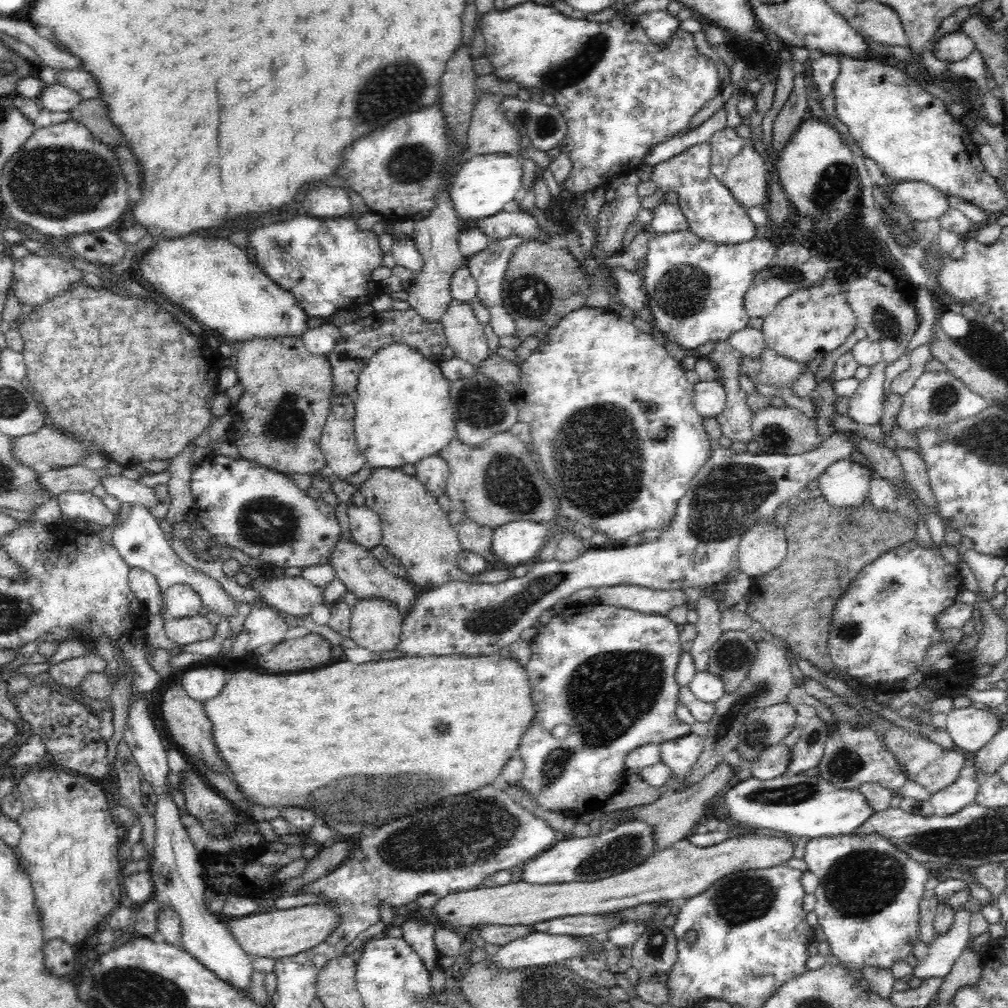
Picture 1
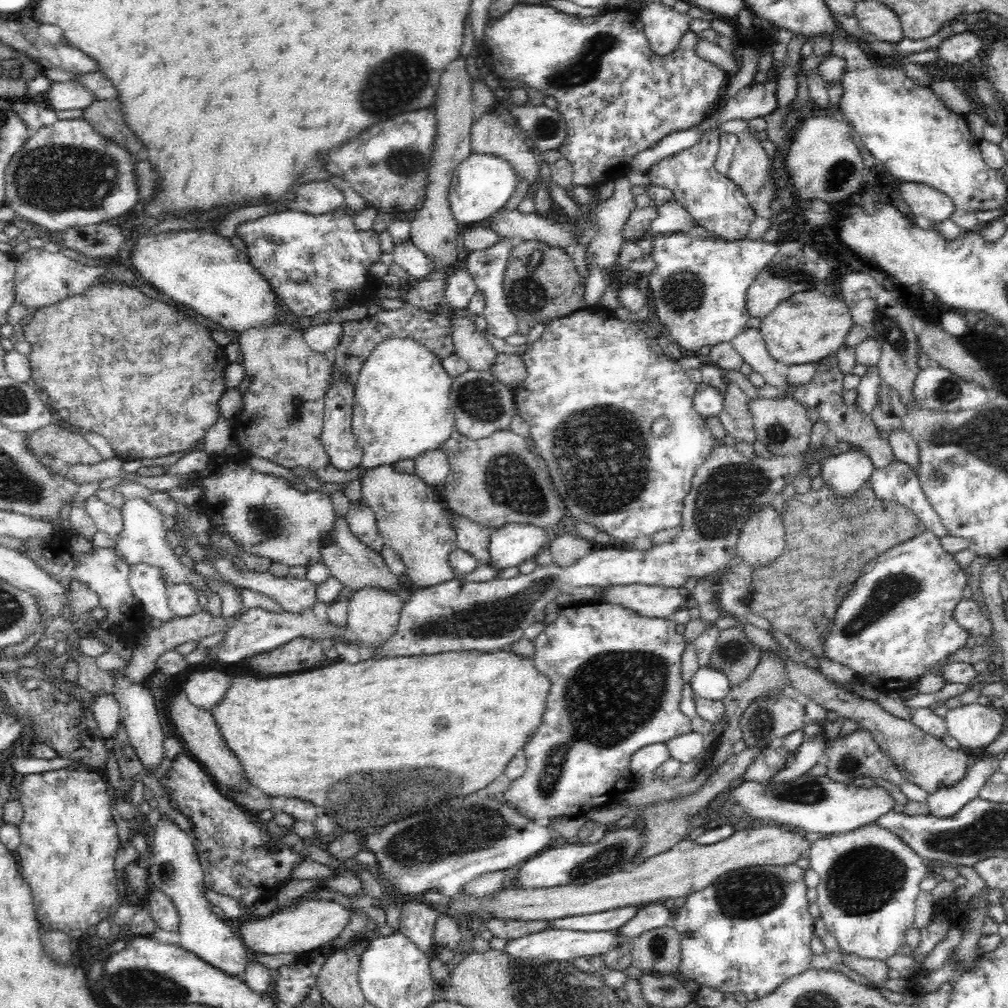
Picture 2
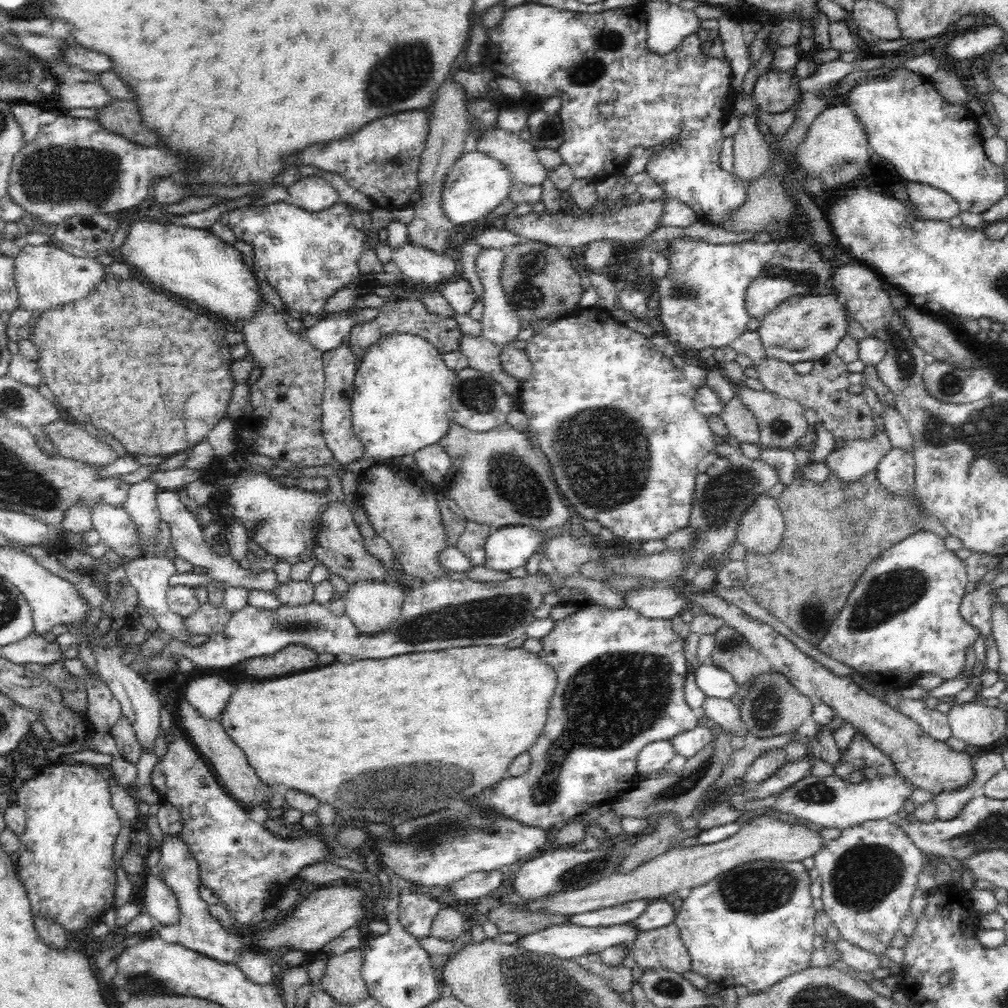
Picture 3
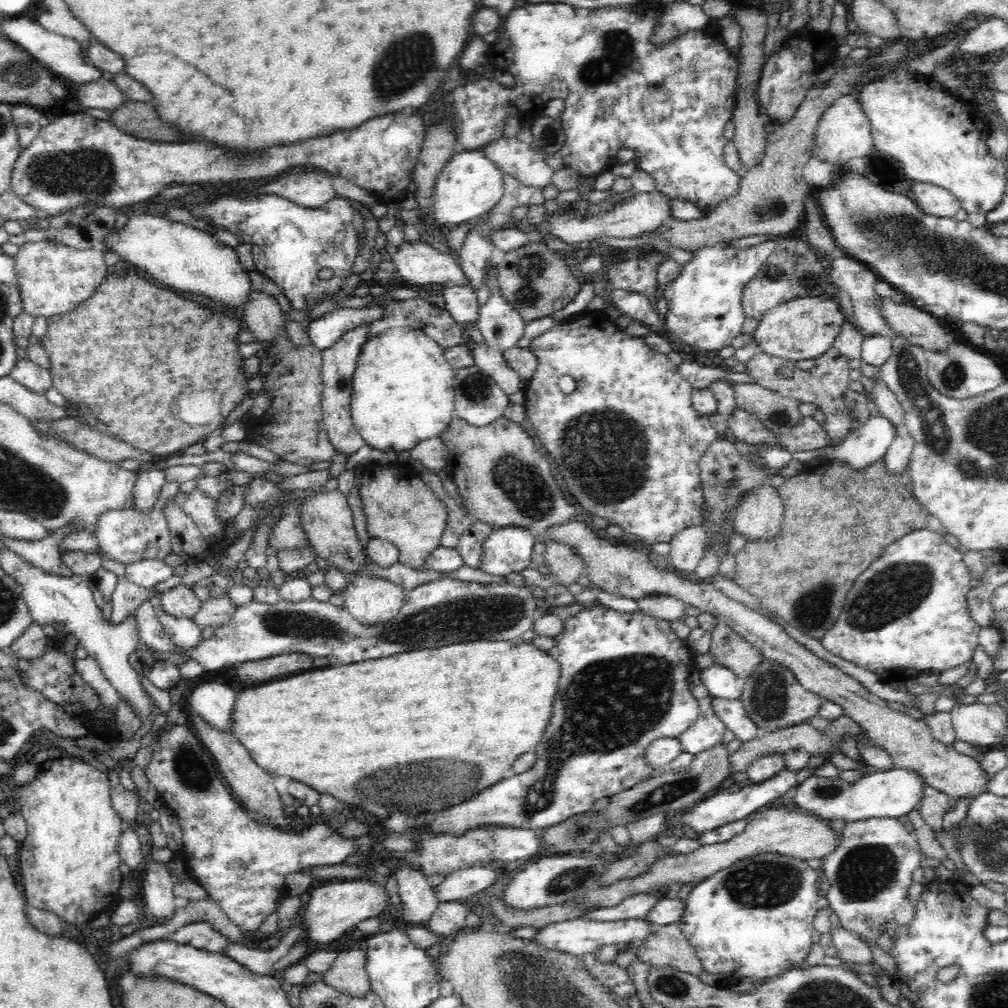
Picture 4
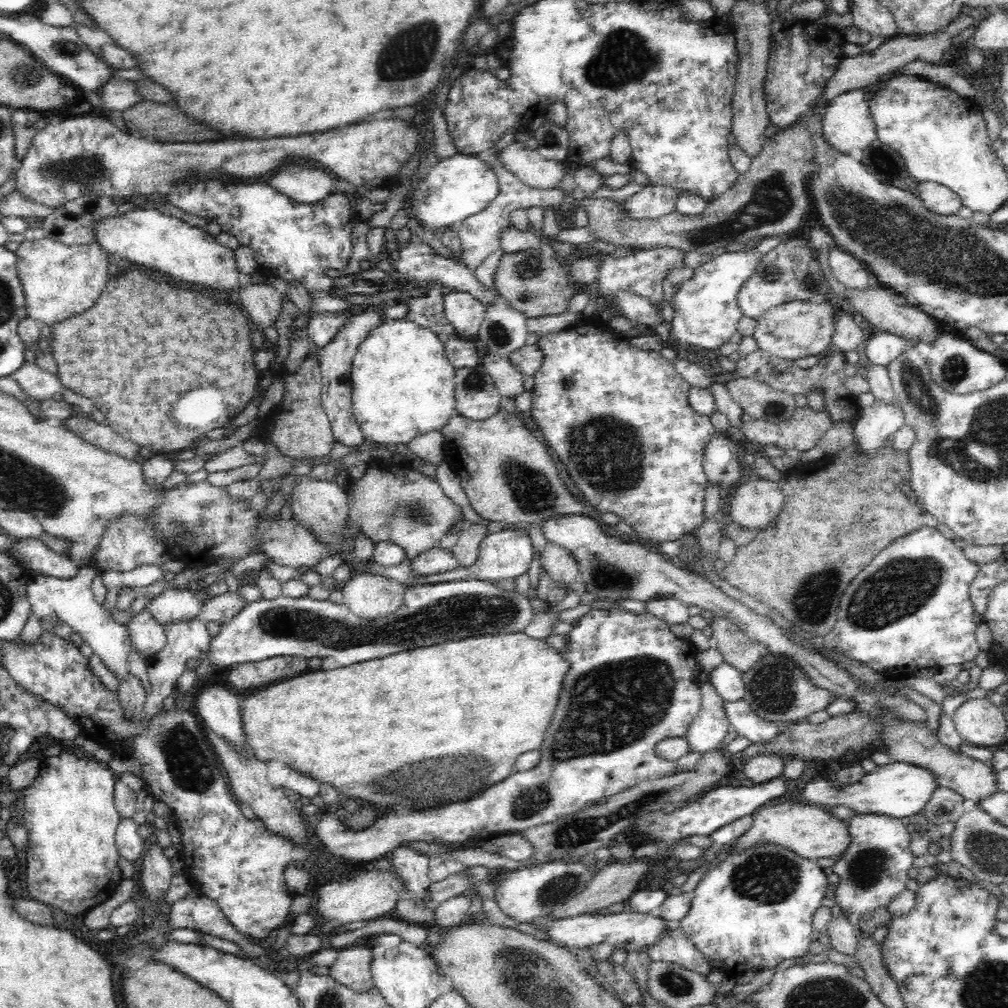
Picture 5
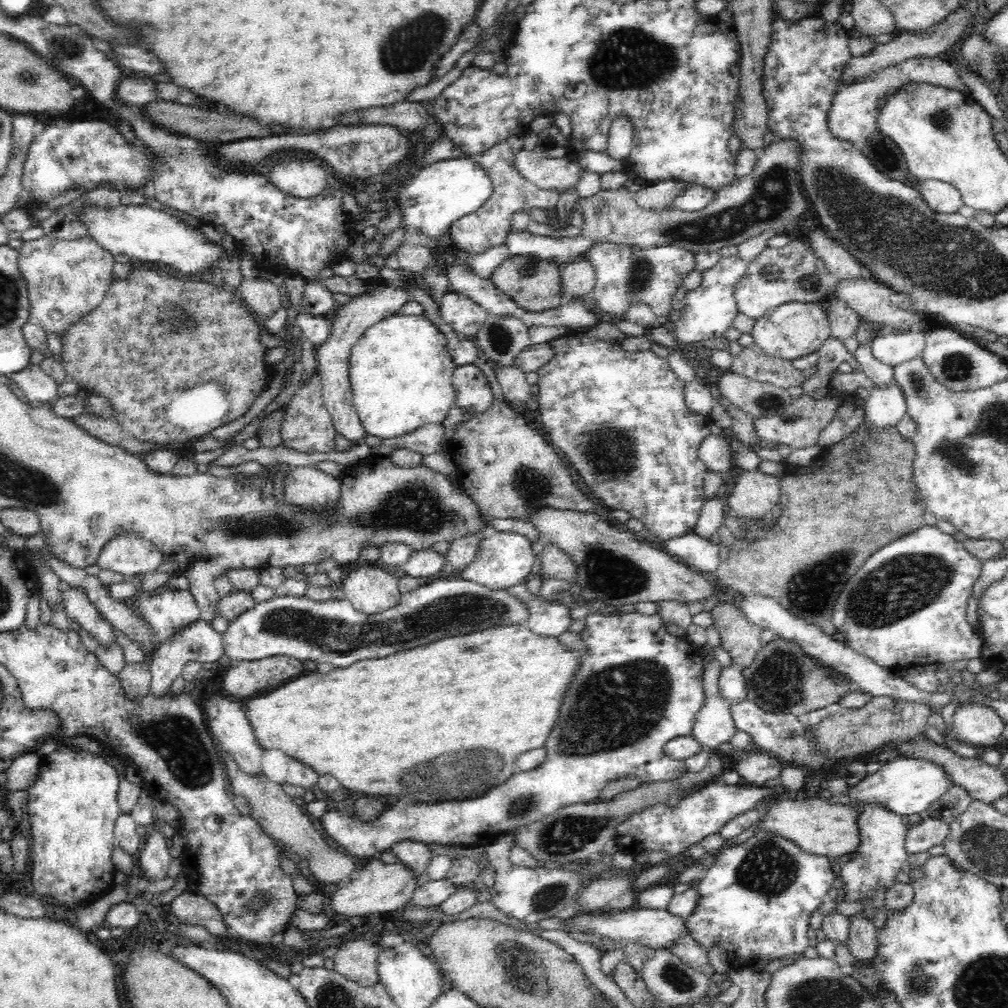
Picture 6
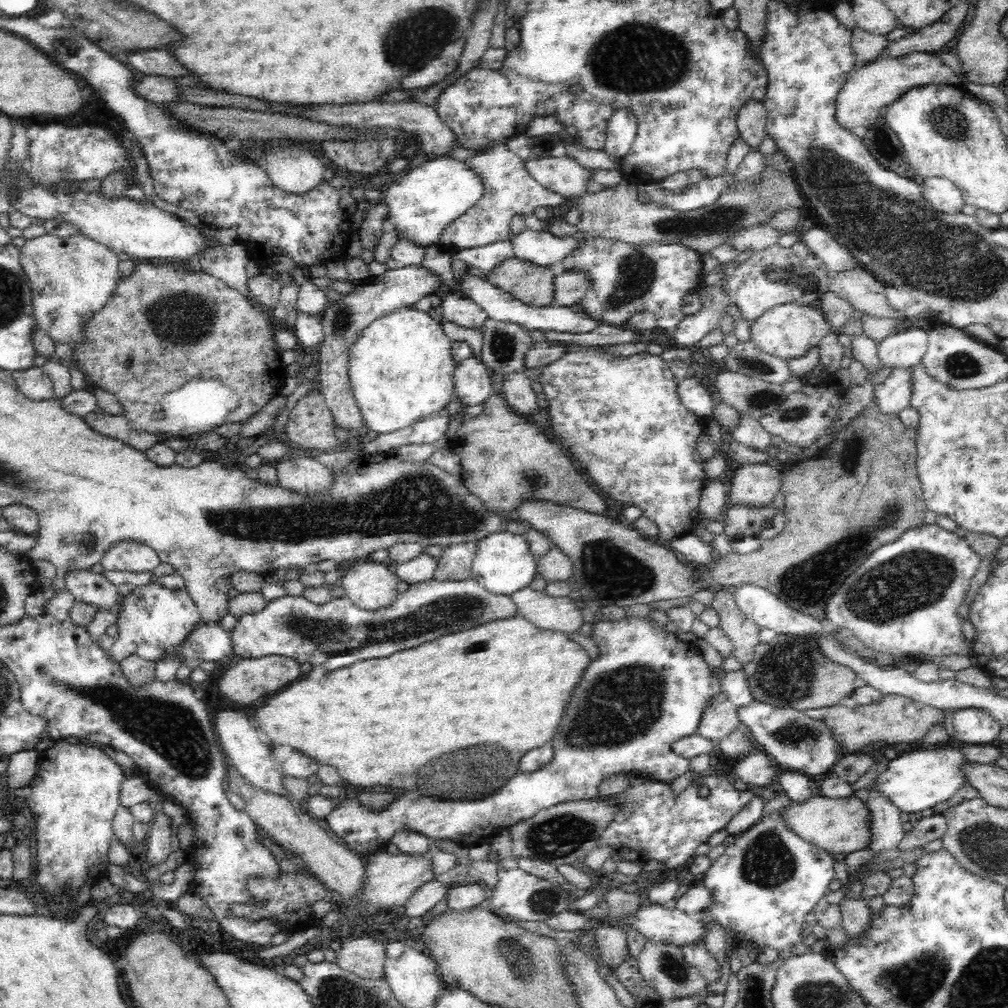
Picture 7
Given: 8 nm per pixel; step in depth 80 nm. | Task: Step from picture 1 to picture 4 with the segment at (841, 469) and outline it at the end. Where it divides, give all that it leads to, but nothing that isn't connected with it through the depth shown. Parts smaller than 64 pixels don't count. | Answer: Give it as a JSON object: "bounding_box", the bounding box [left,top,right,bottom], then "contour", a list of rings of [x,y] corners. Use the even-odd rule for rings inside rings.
{"bounding_box":[822,412,898,470],"contour":[[[881,412],[870,416],[866,423],[860,423],[841,443],[834,443],[835,448],[822,448],[827,461],[845,460],[855,470],[860,470],[887,454],[891,442],[898,436],[897,426]]]}

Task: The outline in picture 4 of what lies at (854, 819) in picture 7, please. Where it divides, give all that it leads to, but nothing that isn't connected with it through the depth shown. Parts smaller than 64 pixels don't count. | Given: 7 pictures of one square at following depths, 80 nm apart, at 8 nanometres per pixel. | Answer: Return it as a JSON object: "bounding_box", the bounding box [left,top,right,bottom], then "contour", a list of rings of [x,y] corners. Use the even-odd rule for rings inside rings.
{"bounding_box":[577,807,841,908],"contour":[[[786,807],[764,808],[758,812],[746,828],[737,834],[732,840],[725,843],[700,845],[693,853],[680,855],[672,853],[662,854],[656,862],[653,862],[648,870],[641,872],[633,879],[612,884],[608,888],[600,888],[578,895],[577,900],[591,908],[612,908],[626,898],[634,894],[661,894],[668,893],[668,886],[672,882],[678,884],[692,884],[703,879],[710,878],[715,871],[728,867],[738,859],[746,858],[747,855],[758,854],[759,851],[777,851],[778,854],[789,855],[790,858],[798,858],[806,861],[810,858],[822,858],[832,853],[841,844],[840,836],[836,836],[830,830],[828,819],[812,811],[798,809],[791,810]]]}

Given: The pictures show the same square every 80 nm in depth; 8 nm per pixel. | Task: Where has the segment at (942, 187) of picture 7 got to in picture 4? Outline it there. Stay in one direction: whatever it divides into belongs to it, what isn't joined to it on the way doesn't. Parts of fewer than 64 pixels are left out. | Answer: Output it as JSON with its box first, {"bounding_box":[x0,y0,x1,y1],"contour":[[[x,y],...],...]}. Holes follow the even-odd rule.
{"bounding_box":[912,184,961,218],"contour":[[[912,184],[914,198],[926,214],[939,218],[953,218],[961,209],[960,201],[949,190],[934,184]]]}

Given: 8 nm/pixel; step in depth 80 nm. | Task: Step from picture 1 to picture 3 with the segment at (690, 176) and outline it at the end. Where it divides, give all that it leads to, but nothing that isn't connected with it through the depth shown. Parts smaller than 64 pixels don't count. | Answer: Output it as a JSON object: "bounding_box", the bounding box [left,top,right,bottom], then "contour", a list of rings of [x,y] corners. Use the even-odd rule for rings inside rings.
{"bounding_box":[486,3,746,223],"contour":[[[539,3],[520,4],[515,8],[507,10],[502,18],[493,29],[486,29],[488,42],[486,42],[487,62],[486,66],[490,70],[502,77],[518,80],[521,88],[528,92],[528,96],[538,98],[538,100],[547,100],[552,96],[558,96],[561,100],[561,109],[559,115],[564,127],[564,142],[560,144],[557,151],[561,154],[563,162],[573,170],[574,178],[588,180],[590,182],[600,182],[604,178],[612,175],[620,175],[622,168],[626,166],[632,154],[635,154],[641,148],[651,150],[648,162],[646,162],[646,174],[659,184],[664,190],[664,198],[676,199],[687,204],[696,212],[700,222],[722,223],[723,219],[730,214],[735,207],[742,206],[746,202],[746,183],[736,178],[731,171],[724,170],[719,163],[719,154],[724,142],[724,132],[721,131],[725,121],[729,118],[729,112],[732,110],[732,67],[726,60],[718,58],[708,58],[700,52],[700,40],[696,32],[686,35],[682,42],[670,50],[668,54],[656,54],[649,49],[647,45],[647,26],[646,12],[643,3],[637,3],[626,8],[615,10],[606,10],[598,14],[576,14],[573,11],[560,10],[552,6],[542,6]]]}

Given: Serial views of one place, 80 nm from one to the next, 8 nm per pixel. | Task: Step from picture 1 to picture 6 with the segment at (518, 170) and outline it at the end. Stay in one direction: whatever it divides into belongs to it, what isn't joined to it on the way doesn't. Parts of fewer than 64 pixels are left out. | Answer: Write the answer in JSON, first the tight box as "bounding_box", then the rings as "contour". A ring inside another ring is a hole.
{"bounding_box":[398,157,491,238],"contour":[[[470,157],[443,159],[420,167],[418,176],[398,190],[398,206],[404,214],[404,224],[414,226],[428,238],[444,235],[460,218],[478,210],[491,196],[491,182],[486,170],[479,168]]]}

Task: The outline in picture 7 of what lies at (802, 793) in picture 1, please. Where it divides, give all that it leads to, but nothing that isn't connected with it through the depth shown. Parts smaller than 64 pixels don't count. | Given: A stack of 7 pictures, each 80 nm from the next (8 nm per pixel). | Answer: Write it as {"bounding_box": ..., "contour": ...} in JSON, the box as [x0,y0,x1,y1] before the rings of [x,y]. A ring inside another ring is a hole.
{"bounding_box":[869,742,970,812],"contour":[[[957,742],[922,746],[890,760],[887,768],[877,774],[869,790],[879,790],[900,812],[920,812],[948,800],[958,788],[966,785],[964,768],[970,763]]]}

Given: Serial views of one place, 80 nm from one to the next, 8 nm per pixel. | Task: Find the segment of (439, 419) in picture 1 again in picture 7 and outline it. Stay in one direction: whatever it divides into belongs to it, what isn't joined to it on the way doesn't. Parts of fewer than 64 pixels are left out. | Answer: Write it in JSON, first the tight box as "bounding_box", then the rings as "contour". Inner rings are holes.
{"bounding_box":[349,306,456,435],"contour":[[[404,306],[390,314],[382,314],[362,331],[349,352],[349,381],[363,423],[368,430],[380,435],[410,427],[430,414],[440,412],[455,394],[453,374],[456,367],[450,339],[442,331],[442,324],[432,319],[428,312]]]}

